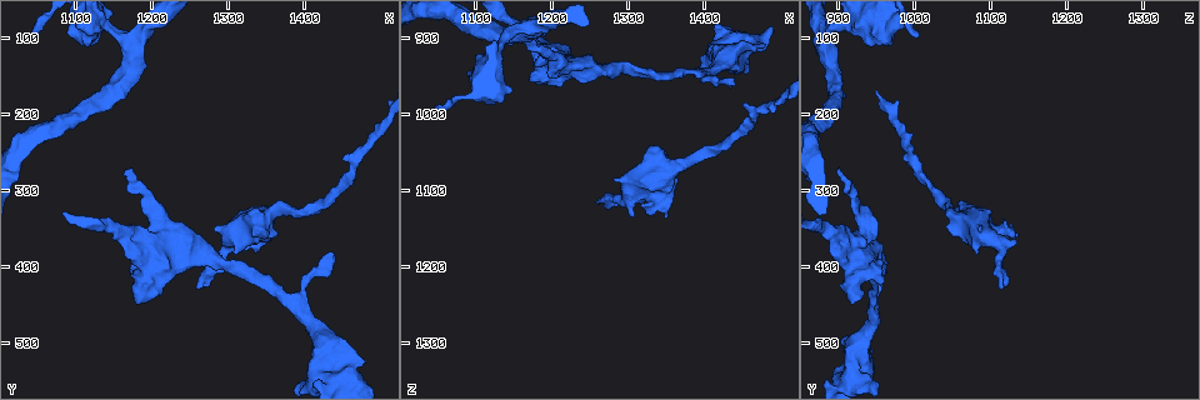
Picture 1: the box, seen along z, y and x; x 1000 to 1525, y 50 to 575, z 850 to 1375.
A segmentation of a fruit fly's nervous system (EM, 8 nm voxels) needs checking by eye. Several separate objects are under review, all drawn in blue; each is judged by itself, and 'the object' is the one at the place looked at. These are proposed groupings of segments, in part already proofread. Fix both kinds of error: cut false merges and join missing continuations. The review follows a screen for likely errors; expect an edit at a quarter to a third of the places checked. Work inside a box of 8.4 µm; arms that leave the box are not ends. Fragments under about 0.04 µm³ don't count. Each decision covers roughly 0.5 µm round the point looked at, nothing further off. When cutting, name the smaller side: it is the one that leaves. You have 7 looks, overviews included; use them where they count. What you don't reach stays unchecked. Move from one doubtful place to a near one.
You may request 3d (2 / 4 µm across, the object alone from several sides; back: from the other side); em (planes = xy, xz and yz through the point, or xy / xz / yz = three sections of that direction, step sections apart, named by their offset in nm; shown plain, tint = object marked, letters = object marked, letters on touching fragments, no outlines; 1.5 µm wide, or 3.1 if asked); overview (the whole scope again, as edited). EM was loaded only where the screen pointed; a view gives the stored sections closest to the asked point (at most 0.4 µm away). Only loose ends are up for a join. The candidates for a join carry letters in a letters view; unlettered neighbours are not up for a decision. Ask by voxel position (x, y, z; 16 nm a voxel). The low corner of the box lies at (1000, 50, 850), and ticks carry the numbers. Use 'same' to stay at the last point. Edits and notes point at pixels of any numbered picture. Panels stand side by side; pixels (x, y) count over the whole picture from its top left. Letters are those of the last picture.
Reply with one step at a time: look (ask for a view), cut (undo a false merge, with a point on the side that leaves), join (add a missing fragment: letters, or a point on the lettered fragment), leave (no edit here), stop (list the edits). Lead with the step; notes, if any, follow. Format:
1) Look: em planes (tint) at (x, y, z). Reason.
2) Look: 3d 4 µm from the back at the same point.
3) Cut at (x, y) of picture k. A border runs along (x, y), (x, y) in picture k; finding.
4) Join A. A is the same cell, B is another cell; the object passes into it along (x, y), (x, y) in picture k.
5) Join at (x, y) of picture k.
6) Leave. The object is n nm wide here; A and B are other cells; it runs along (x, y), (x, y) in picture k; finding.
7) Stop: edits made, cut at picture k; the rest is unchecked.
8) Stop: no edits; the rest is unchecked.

Look: em planes (plain) at (1045, 100, 1000). Thin end.

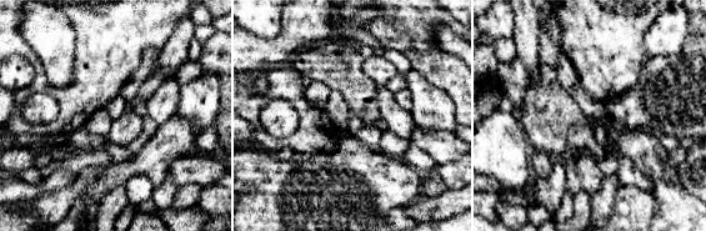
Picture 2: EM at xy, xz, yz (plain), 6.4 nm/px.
Look: em planes (tint) at the same point.

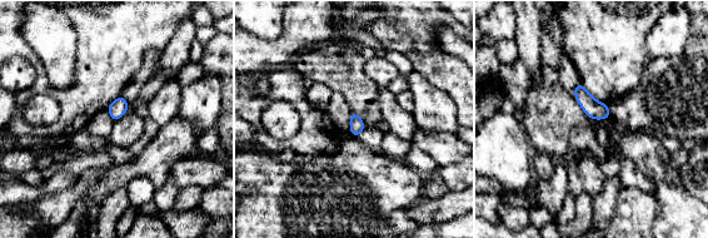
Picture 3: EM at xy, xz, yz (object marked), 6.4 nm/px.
Look: em planes (letters) at the same point. What lies round it.

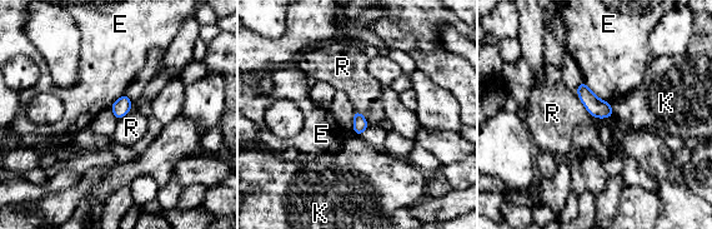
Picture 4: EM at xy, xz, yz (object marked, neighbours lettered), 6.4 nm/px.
Leave. E, K and R are other cells; a border runs along (577, 96), (593, 117) in picture 4; no lettered fragment goes on from it.

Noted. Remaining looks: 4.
Look: em xy step 4 (tint) at (1165, 280, 900). Free end.

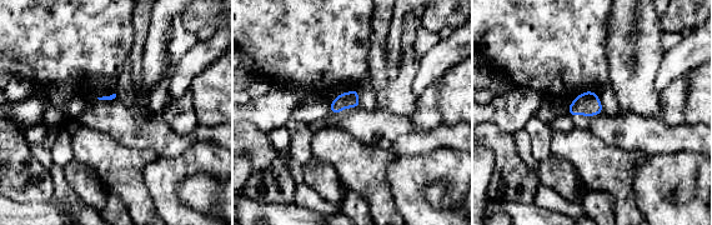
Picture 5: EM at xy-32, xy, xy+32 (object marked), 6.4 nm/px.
Look: em planes (tint) at the same point.

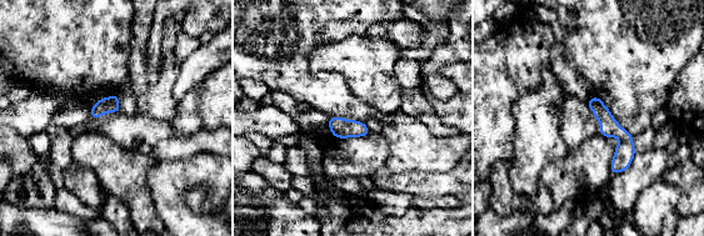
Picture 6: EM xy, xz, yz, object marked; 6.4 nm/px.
Look: em planes (letters) at the same point. What lies round it.

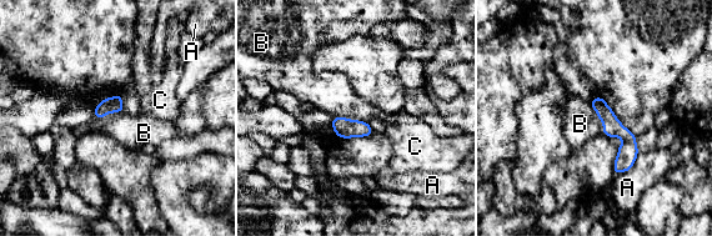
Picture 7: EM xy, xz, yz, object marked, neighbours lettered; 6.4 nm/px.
Leave. The longest contact is with A, 220 nm; A, B and C are other cells; a border runs along (352, 118), (367, 124) in picture 7; no lettered fragment goes on from it.

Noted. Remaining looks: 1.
Stop: no edits; the rest is unchecked.

